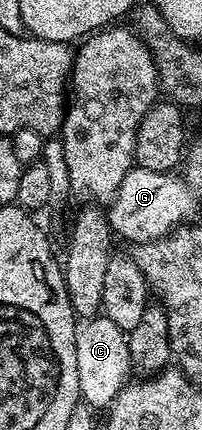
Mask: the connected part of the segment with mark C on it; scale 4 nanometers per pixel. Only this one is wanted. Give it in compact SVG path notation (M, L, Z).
M95 316L81 321L76 327L76 366L78 391L81 399L96 410L109 407L127 383L130 365L130 342L127 333L112 320Z

